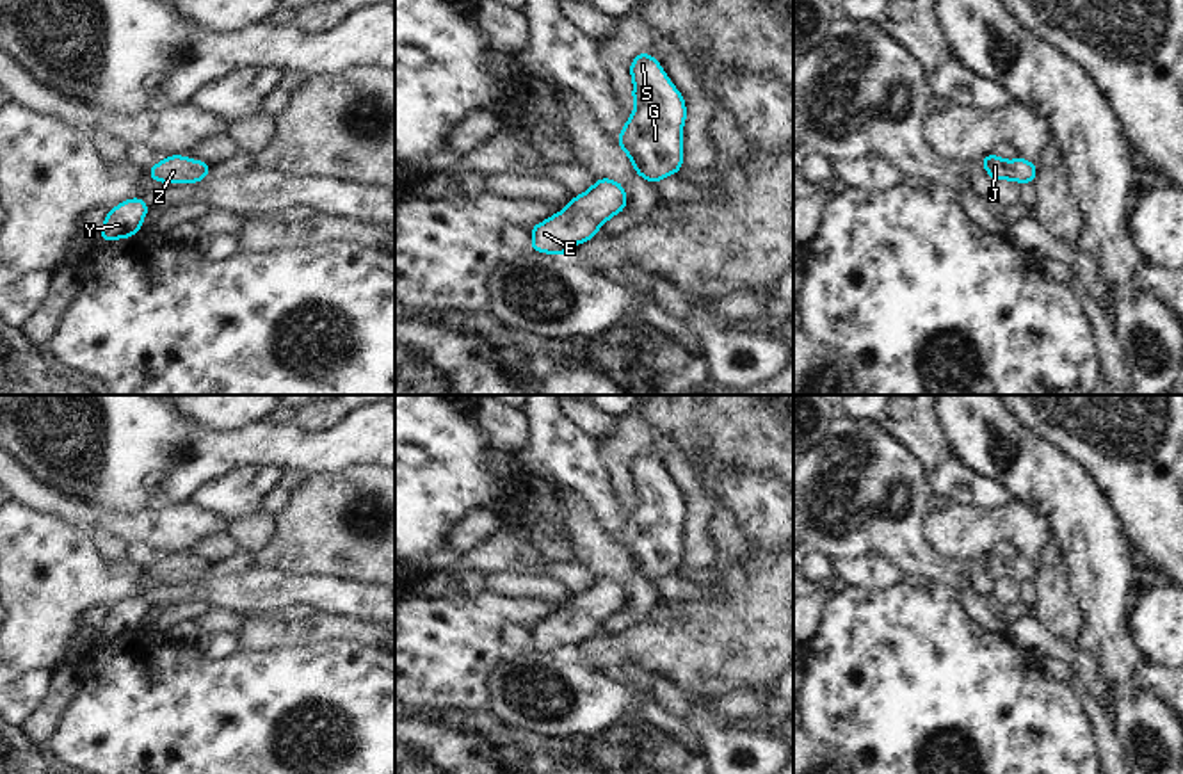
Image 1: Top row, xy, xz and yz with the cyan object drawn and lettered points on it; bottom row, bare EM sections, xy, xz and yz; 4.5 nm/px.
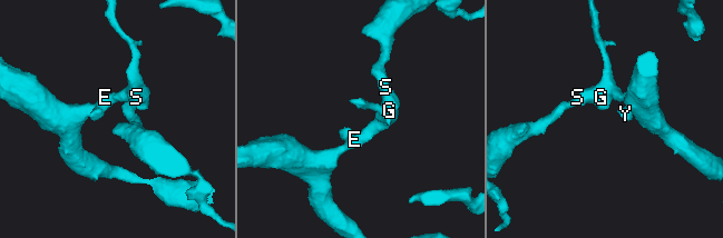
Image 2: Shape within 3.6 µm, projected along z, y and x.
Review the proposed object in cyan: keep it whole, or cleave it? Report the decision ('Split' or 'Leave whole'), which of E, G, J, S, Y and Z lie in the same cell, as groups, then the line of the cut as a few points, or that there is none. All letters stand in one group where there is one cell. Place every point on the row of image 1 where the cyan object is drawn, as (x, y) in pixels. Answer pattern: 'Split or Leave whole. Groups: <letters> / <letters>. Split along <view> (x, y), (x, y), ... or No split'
Leave whole. Groups: E G J S Y Z. No split

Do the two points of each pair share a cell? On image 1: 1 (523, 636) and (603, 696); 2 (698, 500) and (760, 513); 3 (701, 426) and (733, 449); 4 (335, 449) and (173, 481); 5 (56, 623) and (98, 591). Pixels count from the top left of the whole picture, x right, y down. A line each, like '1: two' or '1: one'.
1: two
2: two
3: one
4: one
5: one

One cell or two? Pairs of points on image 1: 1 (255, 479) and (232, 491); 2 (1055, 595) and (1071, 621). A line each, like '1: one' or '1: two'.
1: one
2: one

